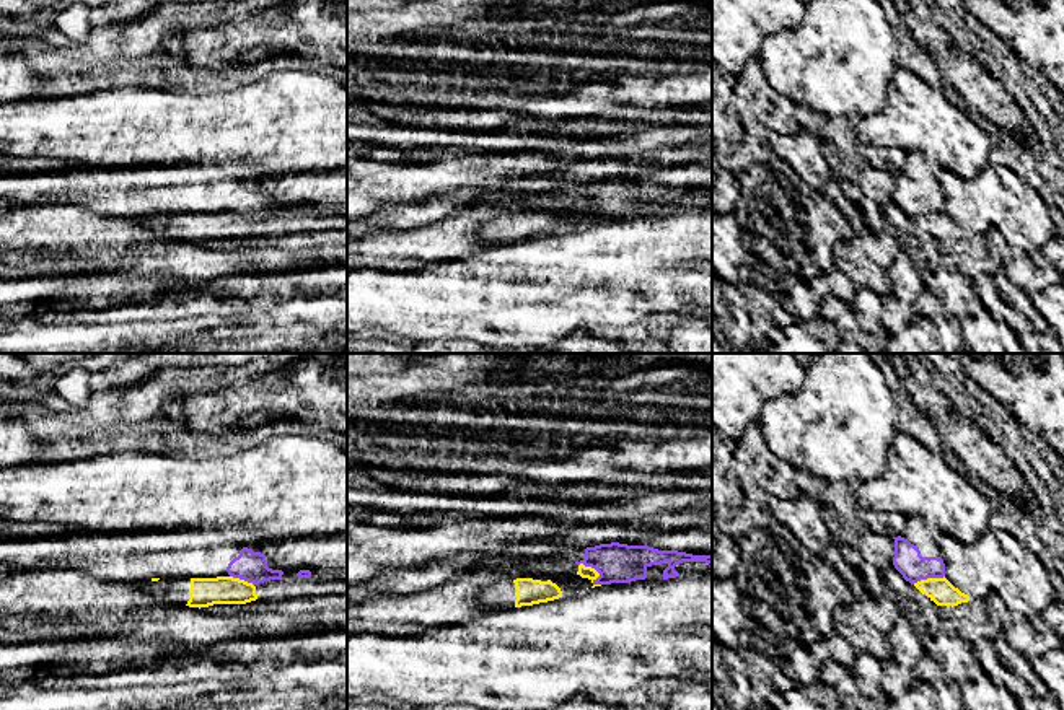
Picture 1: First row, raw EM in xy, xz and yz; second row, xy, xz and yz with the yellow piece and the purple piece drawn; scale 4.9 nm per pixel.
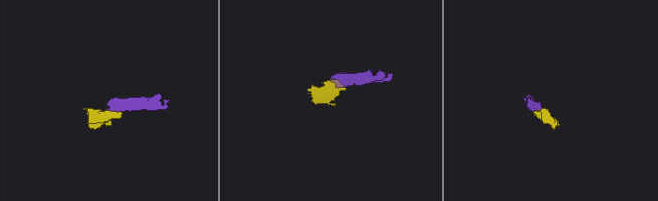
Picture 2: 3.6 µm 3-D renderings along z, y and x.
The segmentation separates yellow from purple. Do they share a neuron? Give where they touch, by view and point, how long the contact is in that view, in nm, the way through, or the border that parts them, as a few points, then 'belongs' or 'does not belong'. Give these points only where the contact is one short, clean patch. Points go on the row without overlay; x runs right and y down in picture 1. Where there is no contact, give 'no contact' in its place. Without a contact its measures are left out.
meets yellow in xz at (597, 207); contact 160 nm long; border along xz (579, 199), (590, 201), (598, 209), (593, 217), (600, 220); does not belong

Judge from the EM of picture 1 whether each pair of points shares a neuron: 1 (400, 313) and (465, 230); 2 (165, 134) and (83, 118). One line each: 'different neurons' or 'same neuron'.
1: different neurons
2: same neuron

